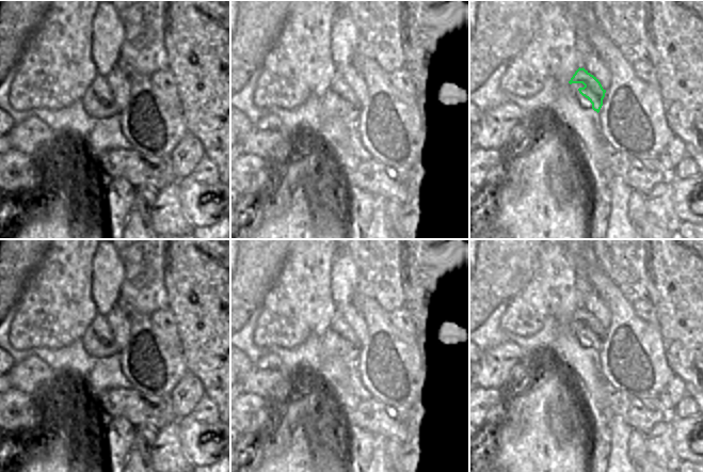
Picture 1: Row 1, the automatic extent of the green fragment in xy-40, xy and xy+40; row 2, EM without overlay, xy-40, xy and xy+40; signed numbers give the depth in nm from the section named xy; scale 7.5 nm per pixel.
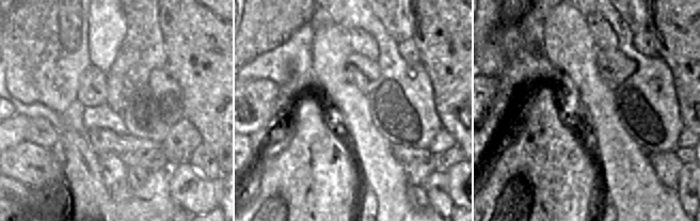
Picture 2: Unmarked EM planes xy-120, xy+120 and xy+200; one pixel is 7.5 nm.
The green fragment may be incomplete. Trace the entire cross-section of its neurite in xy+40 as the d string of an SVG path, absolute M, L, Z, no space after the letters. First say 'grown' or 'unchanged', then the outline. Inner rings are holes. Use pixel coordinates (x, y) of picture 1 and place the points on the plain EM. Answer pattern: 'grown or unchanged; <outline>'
grown; M579 306L569 322L573 326L573 332L581 346L600 351L606 329L596 316Z

